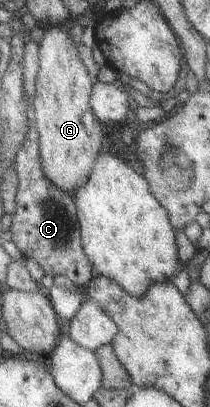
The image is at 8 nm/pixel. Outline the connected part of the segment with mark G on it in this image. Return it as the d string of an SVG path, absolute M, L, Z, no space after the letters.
M45 27L38 46L38 71L33 99L35 128L39 133L38 157L42 173L52 186L72 195L88 177L102 143L102 122L92 113L89 95L93 80L80 61L77 45L68 36L68 27Z

